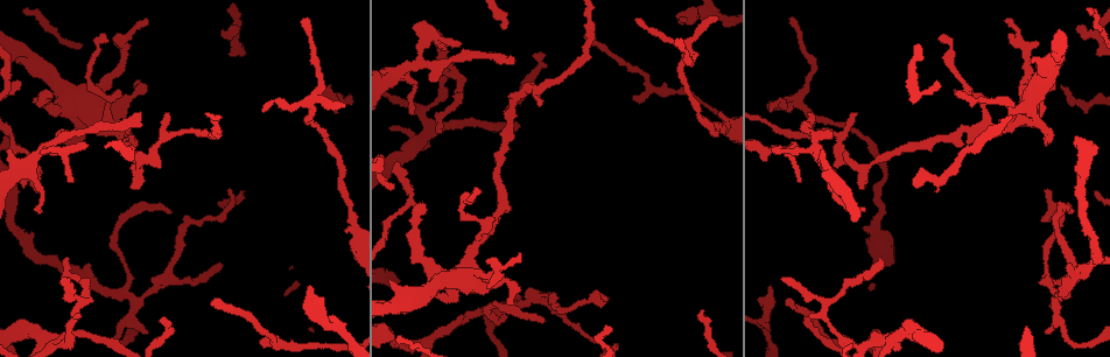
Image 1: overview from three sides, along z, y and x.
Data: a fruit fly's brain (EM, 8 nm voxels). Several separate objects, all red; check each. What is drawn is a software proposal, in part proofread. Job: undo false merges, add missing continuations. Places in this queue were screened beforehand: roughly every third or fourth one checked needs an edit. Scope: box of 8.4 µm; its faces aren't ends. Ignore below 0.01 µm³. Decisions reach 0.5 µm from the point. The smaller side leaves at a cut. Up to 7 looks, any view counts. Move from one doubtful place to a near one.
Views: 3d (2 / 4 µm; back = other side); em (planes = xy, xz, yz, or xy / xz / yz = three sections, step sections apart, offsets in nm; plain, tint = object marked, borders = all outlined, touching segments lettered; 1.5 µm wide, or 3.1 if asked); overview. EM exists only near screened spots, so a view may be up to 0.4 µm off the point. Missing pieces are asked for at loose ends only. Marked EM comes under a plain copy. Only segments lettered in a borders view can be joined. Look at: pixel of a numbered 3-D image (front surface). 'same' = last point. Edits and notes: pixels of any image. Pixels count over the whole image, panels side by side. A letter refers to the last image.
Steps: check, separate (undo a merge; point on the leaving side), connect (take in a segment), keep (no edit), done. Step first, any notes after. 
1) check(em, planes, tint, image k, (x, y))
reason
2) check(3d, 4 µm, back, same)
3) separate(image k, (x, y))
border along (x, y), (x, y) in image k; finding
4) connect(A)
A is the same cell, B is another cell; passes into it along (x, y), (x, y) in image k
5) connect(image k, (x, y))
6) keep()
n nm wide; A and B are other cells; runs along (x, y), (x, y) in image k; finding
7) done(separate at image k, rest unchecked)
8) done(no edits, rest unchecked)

check(em, xz, step 8, tint, image 1, (1048, 133))
abrupt turn

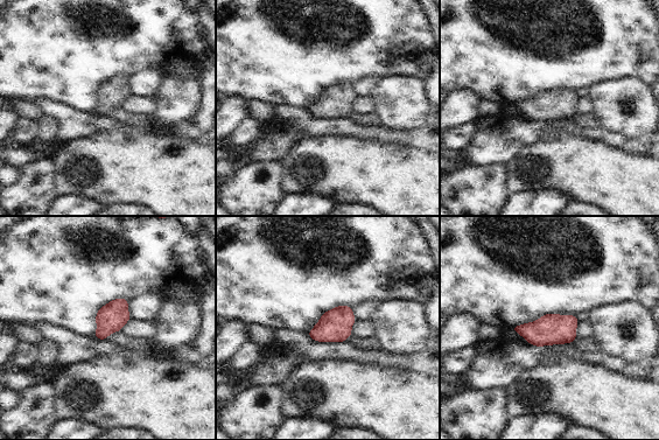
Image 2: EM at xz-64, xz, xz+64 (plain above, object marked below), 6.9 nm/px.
check(em, planes, borders, same)
cut it another way

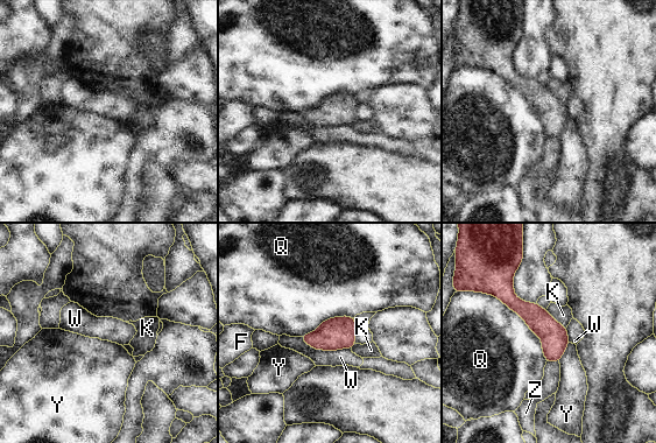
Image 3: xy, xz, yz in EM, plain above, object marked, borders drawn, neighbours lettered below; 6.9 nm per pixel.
keep()
F, K, Q, W, Y and Z are other cells; border along (485, 293), (521, 317), (547, 360) in image 3; continuous, no second neuron

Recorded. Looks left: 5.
check(em, xz, step 4, borders, image 1, (168, 213))
thin end

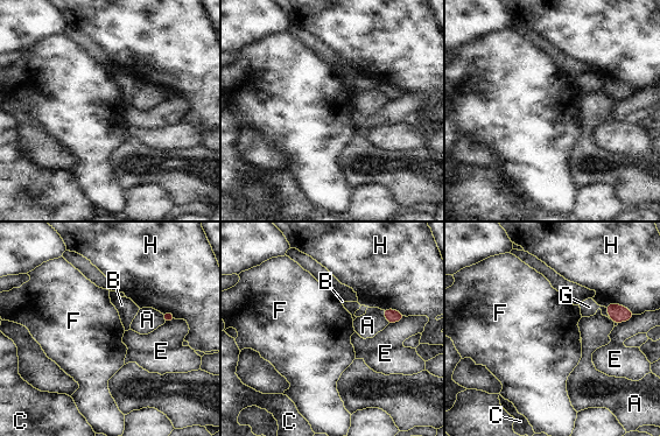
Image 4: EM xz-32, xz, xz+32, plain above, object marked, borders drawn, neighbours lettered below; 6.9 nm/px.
check(em, planes, borders, same)
another direction

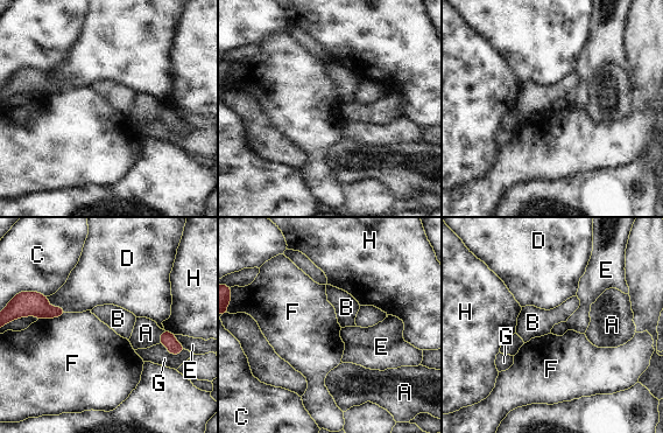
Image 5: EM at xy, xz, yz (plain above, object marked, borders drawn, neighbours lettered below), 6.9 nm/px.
keep()
A, B, C, D, E, F, G and H are other cells; border along (65, 313), (58, 316), (39, 319) in image 5; none of them fits

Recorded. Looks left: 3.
check(3d, 2 µm, image 1, (147, 333))
an open end

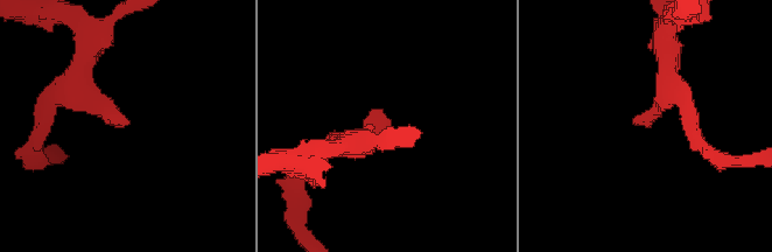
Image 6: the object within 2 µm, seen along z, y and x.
check(em, planes, borders, image 6, (636, 123))
now the EM

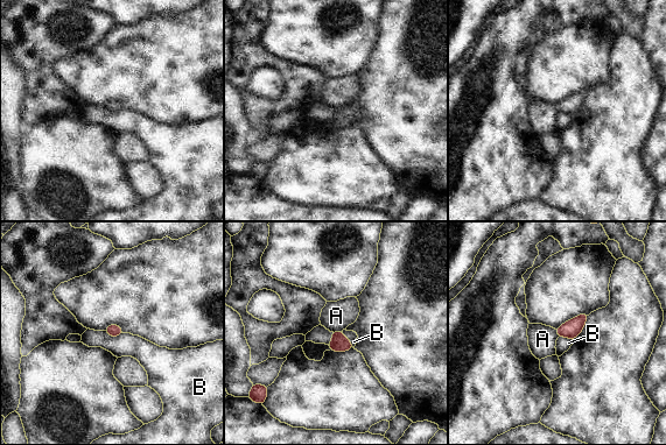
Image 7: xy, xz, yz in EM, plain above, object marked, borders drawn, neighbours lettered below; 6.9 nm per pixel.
connect(A)
A is the same cell, B is another cell; it goes on there

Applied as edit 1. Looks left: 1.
done(connect at image 7, rest unchecked)

